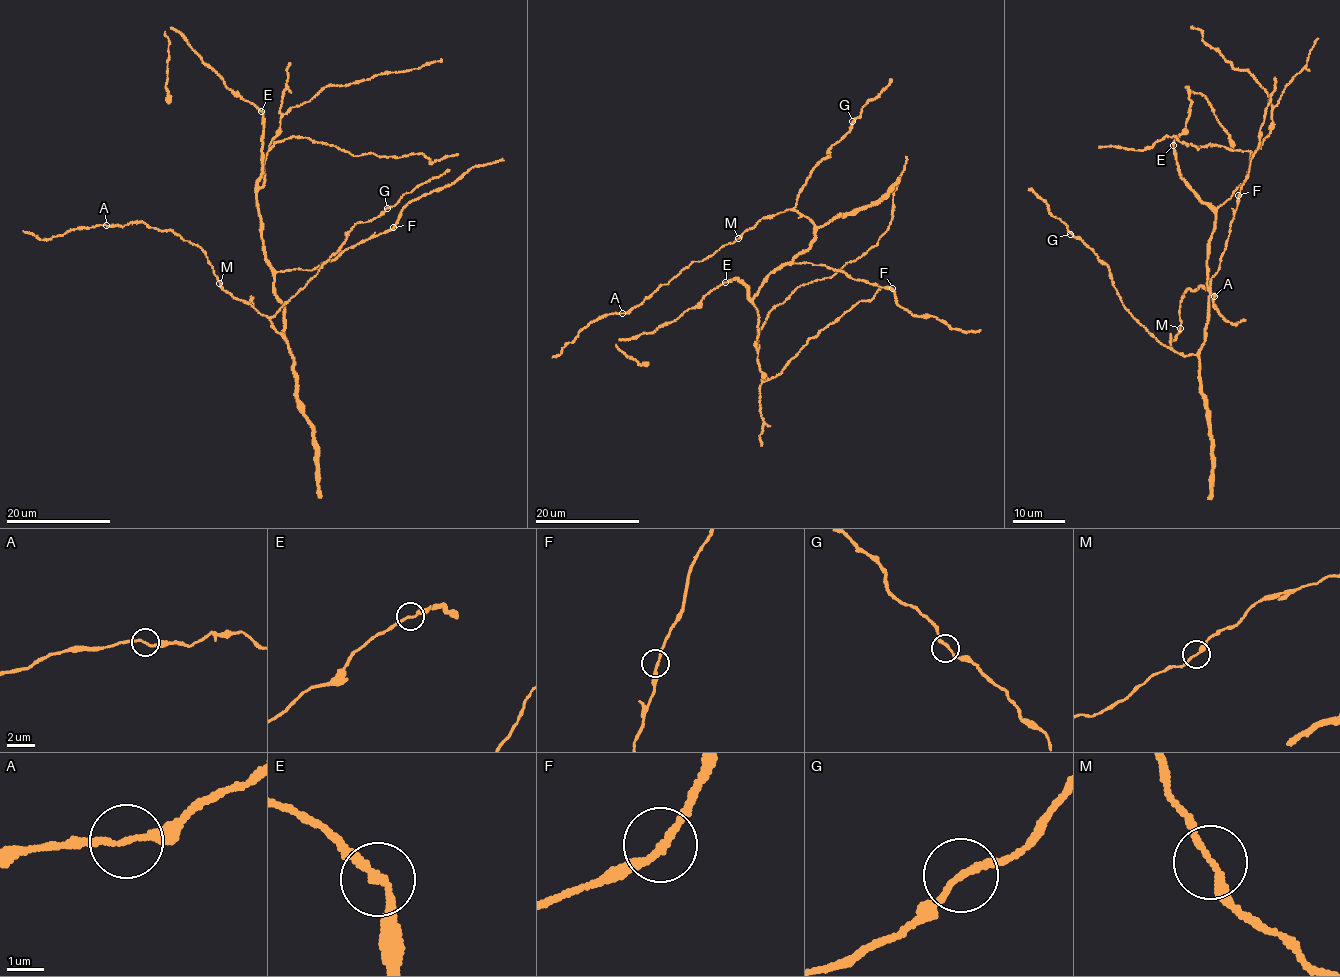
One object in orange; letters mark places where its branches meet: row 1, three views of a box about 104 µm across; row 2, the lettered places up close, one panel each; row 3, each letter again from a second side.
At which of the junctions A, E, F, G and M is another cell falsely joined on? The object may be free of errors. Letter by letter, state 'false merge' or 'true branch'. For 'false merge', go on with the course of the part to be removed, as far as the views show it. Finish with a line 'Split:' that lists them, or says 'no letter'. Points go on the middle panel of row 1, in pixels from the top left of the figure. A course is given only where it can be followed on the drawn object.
A: true branch
E: false merge; course (725, 282), (670, 323), (652, 332), (619, 340), (616, 346), (641, 364), (648, 364)
F: true branch
G: true branch
M: true branch
Split: E

